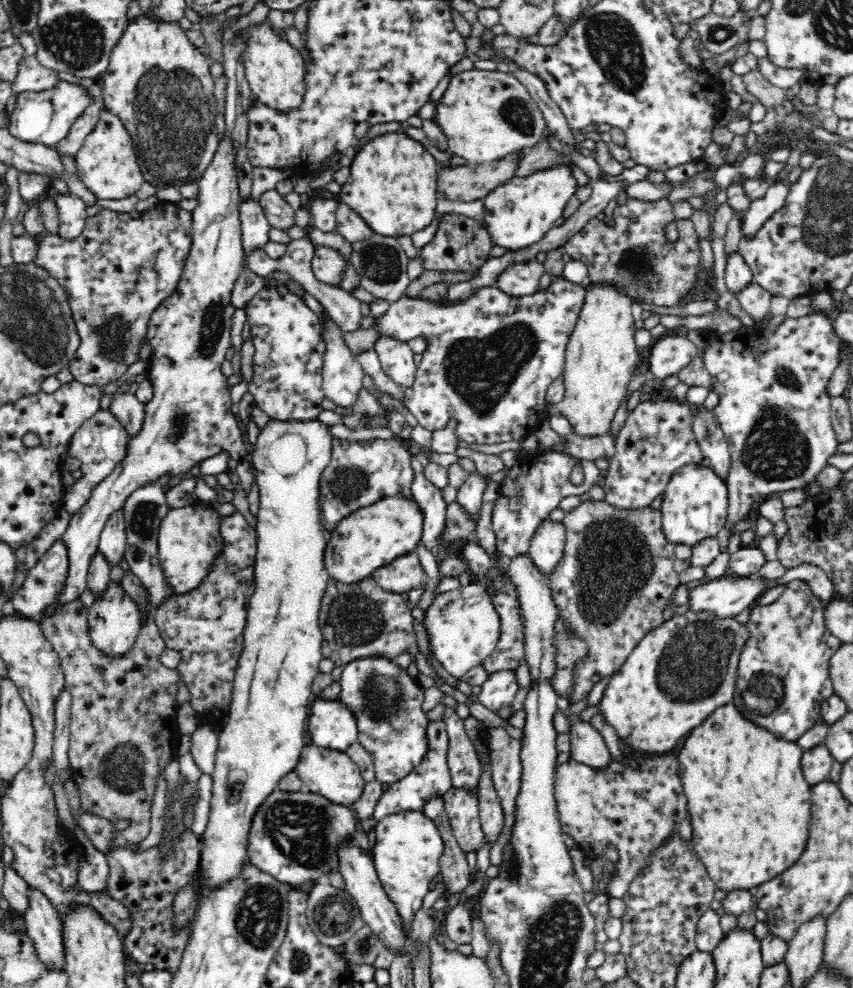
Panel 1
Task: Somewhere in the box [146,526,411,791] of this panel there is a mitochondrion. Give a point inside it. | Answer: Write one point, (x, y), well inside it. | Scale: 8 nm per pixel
(355, 619)

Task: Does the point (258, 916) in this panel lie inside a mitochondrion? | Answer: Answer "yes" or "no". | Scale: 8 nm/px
yes

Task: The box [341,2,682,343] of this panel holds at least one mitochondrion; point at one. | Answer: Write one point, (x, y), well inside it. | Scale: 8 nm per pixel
(612, 41)

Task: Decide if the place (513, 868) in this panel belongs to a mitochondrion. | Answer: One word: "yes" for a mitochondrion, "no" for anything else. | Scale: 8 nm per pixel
yes

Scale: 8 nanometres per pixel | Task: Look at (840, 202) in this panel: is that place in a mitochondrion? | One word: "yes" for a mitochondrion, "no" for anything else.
yes

